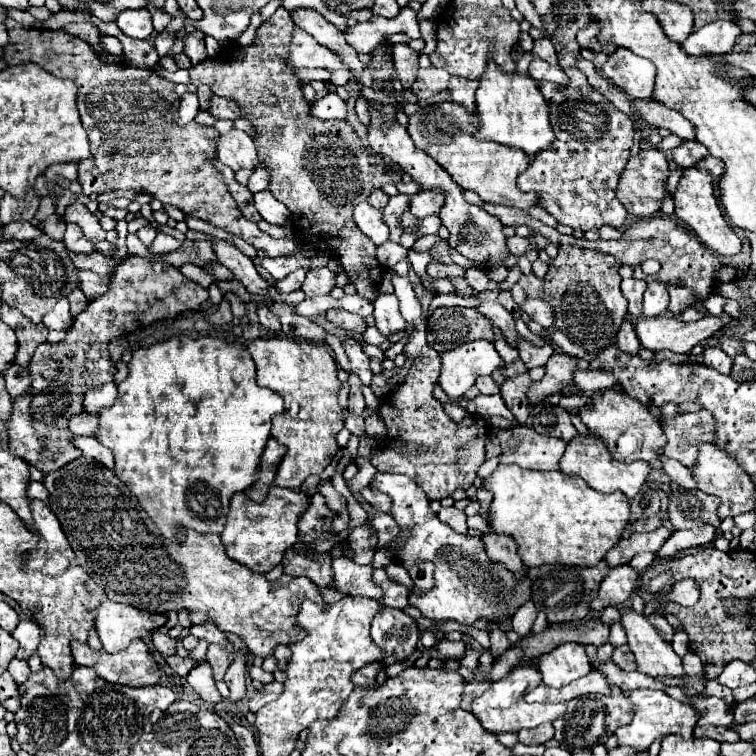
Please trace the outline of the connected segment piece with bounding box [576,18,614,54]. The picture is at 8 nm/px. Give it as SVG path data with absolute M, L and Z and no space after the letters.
M590 20L586 28L582 28L576 36L580 48L588 48L588 50L594 50L594 52L604 52L604 54L612 54L614 52L614 46L600 46L598 42L598 32L600 32L602 24L598 20Z

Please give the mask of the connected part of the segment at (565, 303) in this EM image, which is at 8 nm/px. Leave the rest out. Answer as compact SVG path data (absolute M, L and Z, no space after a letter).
M560 246L558 256L550 262L550 268L544 276L544 298L554 308L554 326L562 330L574 344L582 346L586 352L598 352L608 348L620 330L622 320L626 318L626 298L620 292L620 276L618 276L618 260L608 254L600 254L594 250L582 250L576 246Z

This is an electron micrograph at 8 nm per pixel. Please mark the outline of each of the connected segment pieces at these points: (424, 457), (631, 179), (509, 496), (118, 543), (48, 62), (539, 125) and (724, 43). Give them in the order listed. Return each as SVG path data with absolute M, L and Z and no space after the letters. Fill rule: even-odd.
M390 276L390 280L394 284L394 294L400 300L404 318L414 324L411 338L404 346L406 358L414 358L414 364L406 376L406 382L400 384L396 392L392 392L382 404L380 418L384 420L388 438L392 442L416 442L416 444L428 446L430 450L418 456L400 456L400 454L394 454L388 446L384 446L372 456L372 462L378 470L396 472L396 474L404 474L412 478L426 492L428 500L442 500L446 496L452 496L454 490L458 488L466 490L472 486L478 468L486 462L484 440L488 434L488 426L480 416L466 416L462 424L454 424L446 416L442 404L432 394L440 374L440 354L428 346L427 323L418 304L418 298L408 278Z
M642 148L636 156L632 156L620 176L618 190L616 190L616 196L624 204L628 214L638 216L638 218L648 218L648 216L656 214L660 210L662 200L668 196L666 188L664 188L668 174L670 174L668 160L658 148Z
M500 464L494 474L484 480L484 490L494 494L490 504L488 522L496 534L512 536L518 544L518 556L522 558L524 566L540 566L540 564L576 564L576 566L594 566L598 564L604 554L618 544L626 522L630 520L630 502L622 492L602 494L592 490L578 476L556 472L540 472L540 470L526 470L516 464Z
M76 458L62 470L46 474L44 486L50 492L48 506L60 520L60 526L78 562L84 570L88 570L92 580L106 592L112 602L138 606L148 612L178 612L186 608L192 616L192 624L212 620L220 630L240 636L250 648L250 652L262 658L272 654L274 646L290 644L296 638L302 638L302 632L294 628L294 624L304 596L318 604L324 604L318 586L314 586L314 582L310 582L308 578L290 578L282 574L278 580L270 582L264 574L256 574L250 568L230 560L218 534L200 534L196 530L182 528L182 544L176 538L160 536L156 528L148 522L144 510L138 504L138 498L134 498L134 494L126 490L126 486L116 478L116 474L112 474L108 468L104 468L92 458Z
M12 24L8 36L4 60L10 66L34 62L54 76L70 78L78 86L78 110L92 148L92 158L82 160L78 166L78 182L86 196L110 190L144 192L158 198L162 204L180 208L186 216L200 218L244 238L256 250L266 250L268 258L292 256L300 250L298 242L274 238L242 216L226 190L222 174L212 162L218 132L196 122L178 126L180 98L172 82L160 78L154 70L136 68L128 62L102 62L84 40L66 32Z
M494 62L488 64L490 66L480 78L480 86L476 90L476 114L480 118L480 128L474 136L502 146L520 148L528 156L536 156L554 140L552 126L548 122L548 104L538 90L538 82L530 76L506 74Z
M716 20L692 32L680 46L690 56L726 54L732 50L738 34L740 34L740 26L736 22Z

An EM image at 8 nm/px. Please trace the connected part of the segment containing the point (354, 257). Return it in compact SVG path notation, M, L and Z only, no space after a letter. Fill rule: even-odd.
M278 8L276 14L258 28L256 40L248 50L230 46L218 56L192 66L192 84L208 84L214 94L230 98L240 106L242 116L256 132L258 162L270 172L268 190L276 200L288 206L297 239L312 242L318 254L338 258L350 284L356 286L356 294L372 302L378 294L384 268L376 258L376 244L354 224L352 208L382 184L400 182L400 174L388 174L386 162L380 156L368 154L348 122L310 116L310 104L302 94L300 82L286 64L294 28L296 24L290 12Z

